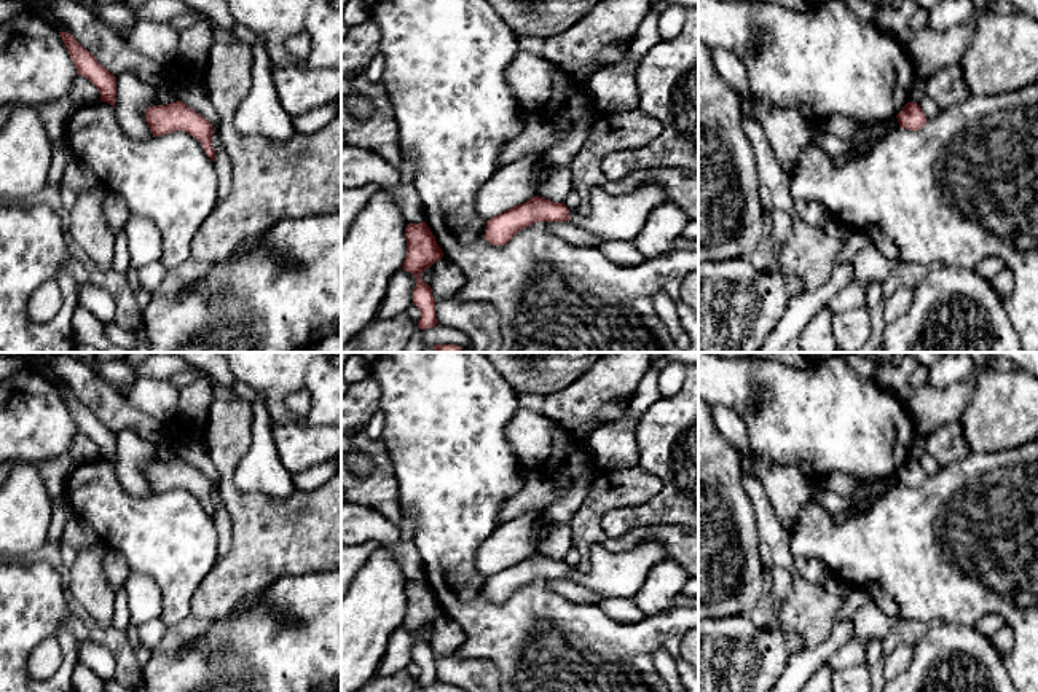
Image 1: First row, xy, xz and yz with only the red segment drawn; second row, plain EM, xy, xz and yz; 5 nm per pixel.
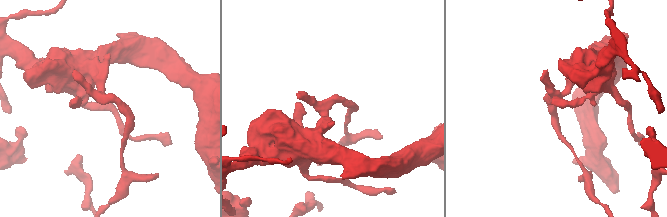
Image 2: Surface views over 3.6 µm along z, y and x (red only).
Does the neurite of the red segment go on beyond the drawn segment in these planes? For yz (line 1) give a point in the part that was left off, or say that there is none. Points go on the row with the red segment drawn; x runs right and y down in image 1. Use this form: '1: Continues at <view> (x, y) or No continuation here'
1: No continuation here

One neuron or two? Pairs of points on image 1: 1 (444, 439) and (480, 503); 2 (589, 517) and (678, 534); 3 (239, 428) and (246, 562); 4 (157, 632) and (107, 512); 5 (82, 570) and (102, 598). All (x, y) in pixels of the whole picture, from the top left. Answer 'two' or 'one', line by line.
1: one
2: one
3: one
4: two
5: one

